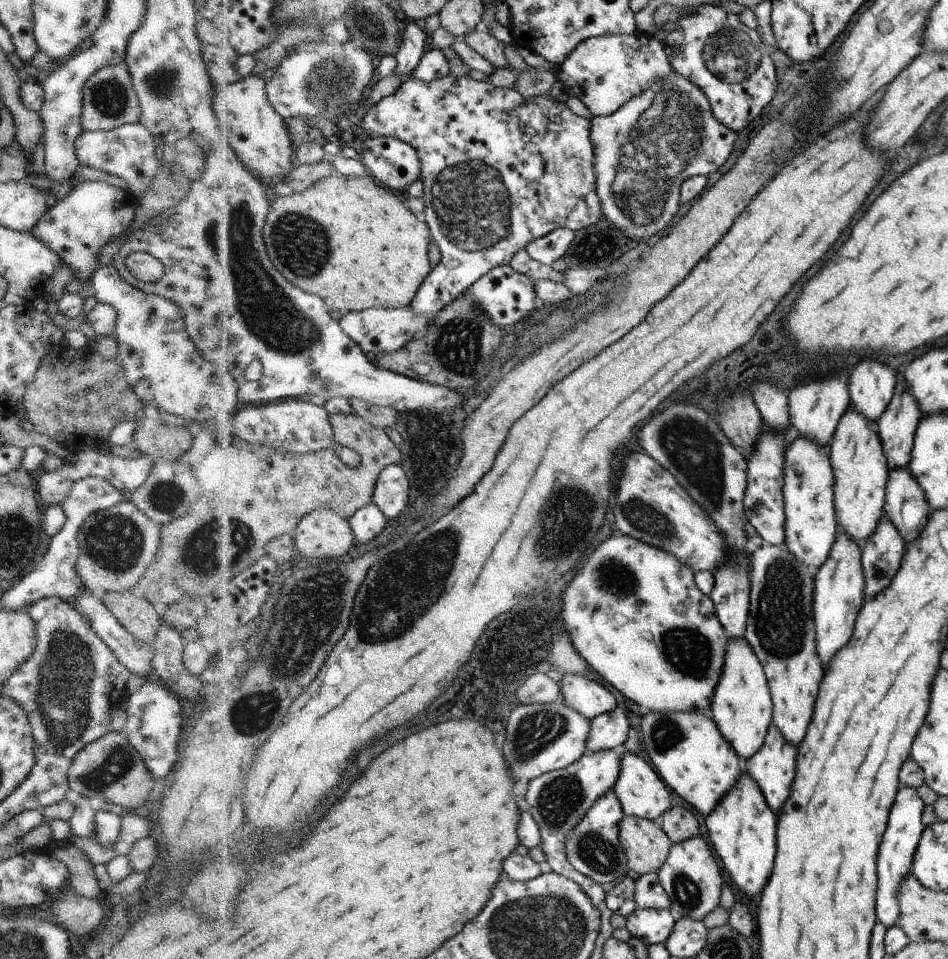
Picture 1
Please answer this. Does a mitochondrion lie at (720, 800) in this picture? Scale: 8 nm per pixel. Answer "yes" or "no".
no

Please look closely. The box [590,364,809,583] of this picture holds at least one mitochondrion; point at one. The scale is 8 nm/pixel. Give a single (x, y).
(696, 454)

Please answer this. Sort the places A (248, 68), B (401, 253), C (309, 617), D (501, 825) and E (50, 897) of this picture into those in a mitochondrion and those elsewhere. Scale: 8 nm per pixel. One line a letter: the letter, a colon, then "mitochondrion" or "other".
A: other
B: other
C: mitochondrion
D: other
E: other

